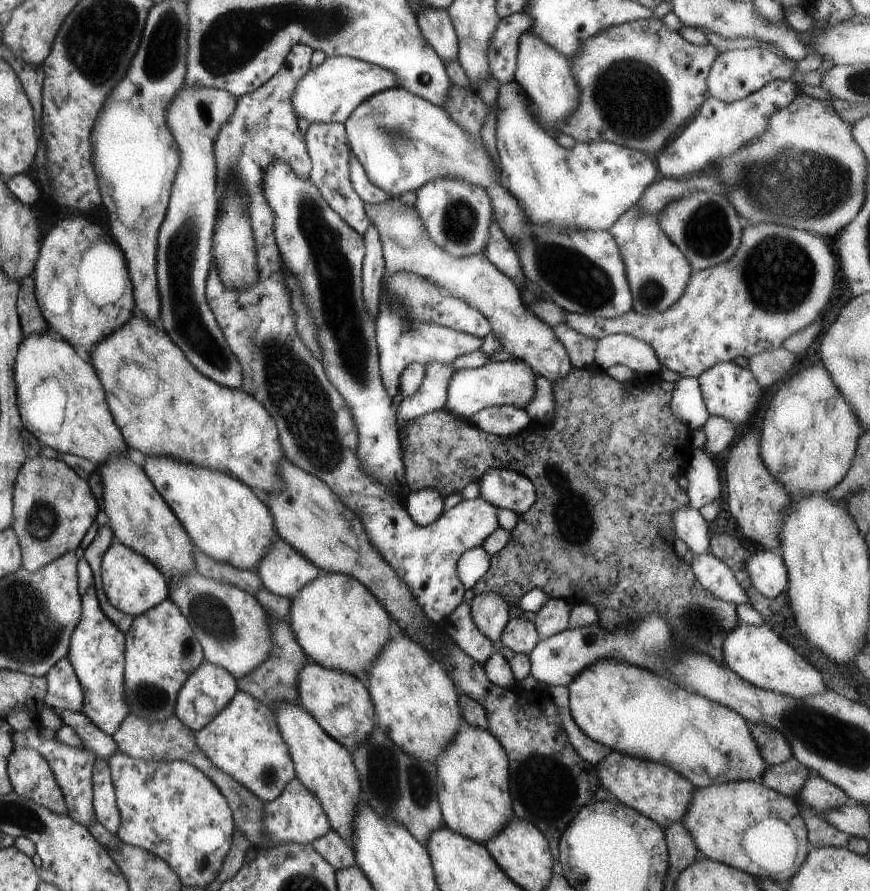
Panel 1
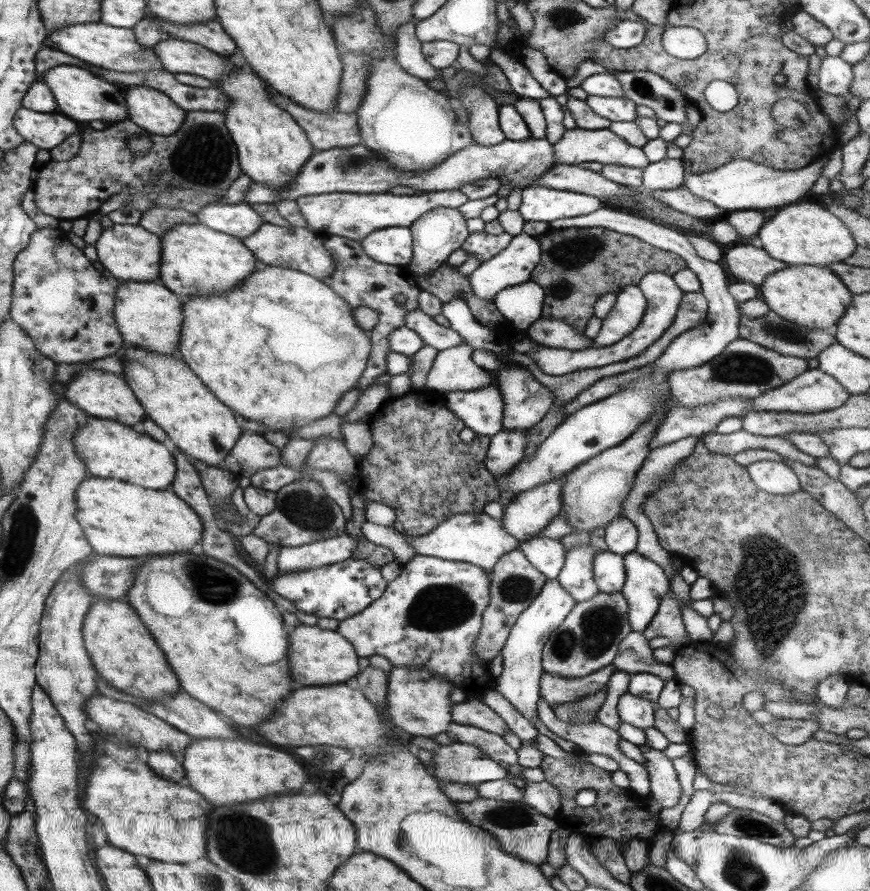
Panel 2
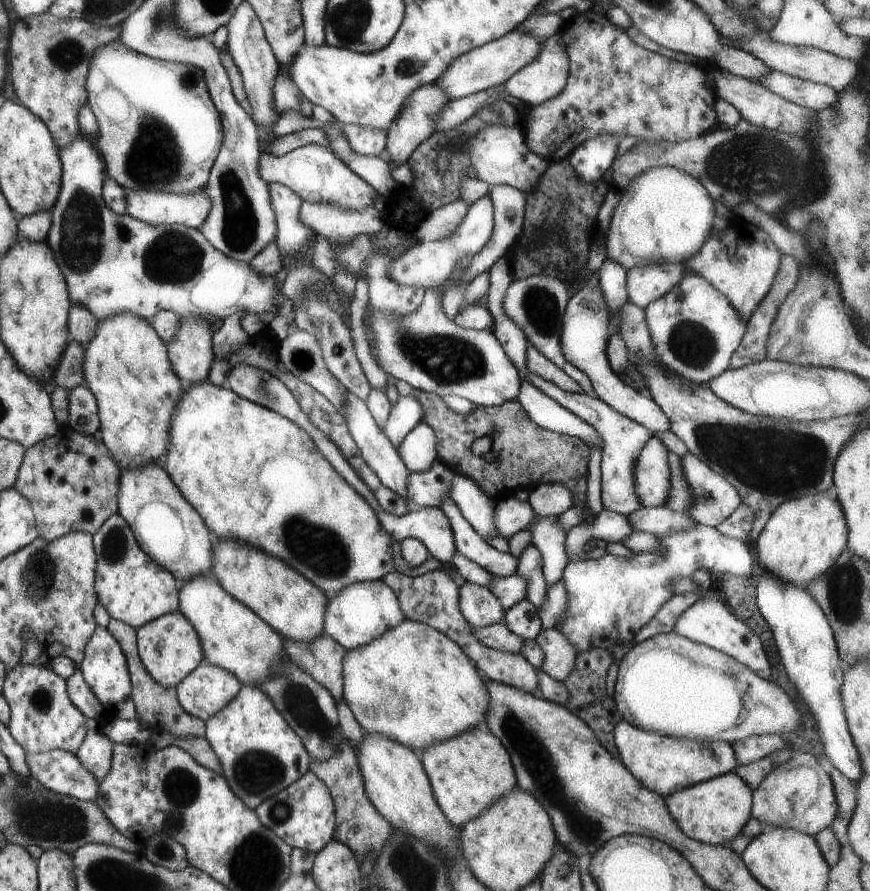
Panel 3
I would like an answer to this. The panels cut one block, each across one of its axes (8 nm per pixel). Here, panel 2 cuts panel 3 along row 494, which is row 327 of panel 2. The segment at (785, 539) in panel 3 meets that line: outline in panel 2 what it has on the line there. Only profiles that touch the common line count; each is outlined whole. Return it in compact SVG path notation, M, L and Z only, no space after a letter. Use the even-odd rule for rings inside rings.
M799 265L779 270L767 277L760 288L768 310L799 326L832 331L849 306L852 294L826 266Z

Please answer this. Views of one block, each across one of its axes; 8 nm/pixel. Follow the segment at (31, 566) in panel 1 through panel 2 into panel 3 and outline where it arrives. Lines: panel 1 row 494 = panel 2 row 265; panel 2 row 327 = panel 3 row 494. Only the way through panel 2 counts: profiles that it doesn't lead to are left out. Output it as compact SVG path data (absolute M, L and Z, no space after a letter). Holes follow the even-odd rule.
M65 424L59 426L53 436L33 443L33 446L24 450L23 464L20 465L13 487L32 504L38 536L45 542L57 540L67 532L81 531L92 535L106 518L118 512L119 468L101 440L93 435L79 434Z

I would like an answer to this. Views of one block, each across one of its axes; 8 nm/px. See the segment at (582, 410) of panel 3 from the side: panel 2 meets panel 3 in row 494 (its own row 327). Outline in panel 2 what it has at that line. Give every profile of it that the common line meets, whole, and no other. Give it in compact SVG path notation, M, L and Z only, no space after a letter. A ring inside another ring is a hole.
M637 285L621 288L616 293L616 301L608 316L602 319L602 325L590 346L601 348L615 344L622 336L633 332L641 322L645 312L646 300Z

